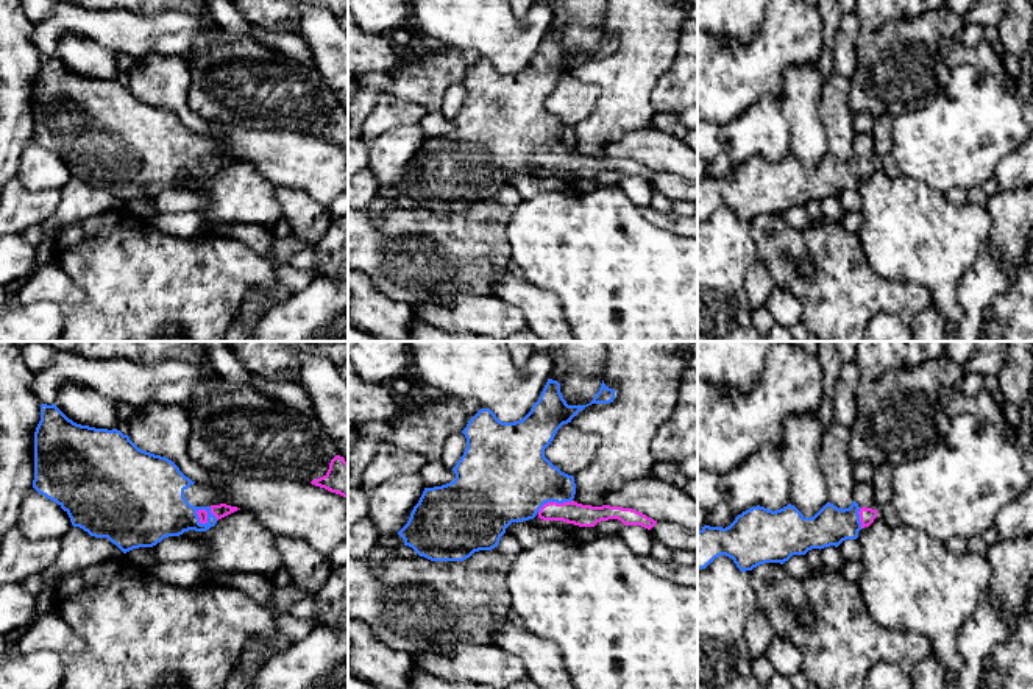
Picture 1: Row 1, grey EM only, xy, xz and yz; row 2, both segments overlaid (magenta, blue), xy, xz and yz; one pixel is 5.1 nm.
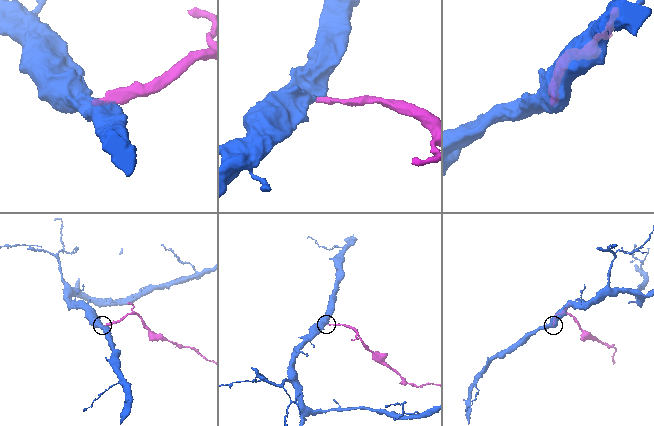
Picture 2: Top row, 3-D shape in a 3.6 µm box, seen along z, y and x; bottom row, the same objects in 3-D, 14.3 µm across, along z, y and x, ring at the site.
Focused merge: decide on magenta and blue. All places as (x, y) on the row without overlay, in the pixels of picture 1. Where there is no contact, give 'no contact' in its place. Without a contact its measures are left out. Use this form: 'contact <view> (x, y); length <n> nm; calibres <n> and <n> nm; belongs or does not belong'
contact xz (554, 153); length 200 nm; calibres 110 and 420 nm; belongs

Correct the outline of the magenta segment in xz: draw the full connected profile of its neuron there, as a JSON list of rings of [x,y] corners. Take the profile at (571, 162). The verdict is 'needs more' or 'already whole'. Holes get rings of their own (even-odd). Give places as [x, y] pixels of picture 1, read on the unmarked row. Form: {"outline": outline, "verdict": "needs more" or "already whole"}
{"outline": [[[548,30],[540,50],[520,72],[502,73],[490,59],[481,59],[462,81],[467,100],[453,118],[456,129],[446,136],[424,139],[407,175],[398,182],[404,196],[431,212],[463,212],[474,203],[492,201],[512,173],[538,167],[543,171],[563,171],[579,178],[595,178],[601,171],[618,170],[624,176],[641,176],[651,181],[657,171],[623,157],[591,157],[574,153],[574,128],[562,123],[546,108],[545,100],[557,81],[591,55],[610,55],[615,41],[604,31],[587,56],[568,56],[560,34]]], "verdict": "needs more"}

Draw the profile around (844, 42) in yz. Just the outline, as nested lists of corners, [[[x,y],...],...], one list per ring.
[[[844,12],[833,37],[833,69],[850,78],[857,69],[857,41],[864,31],[863,22],[857,12]]]

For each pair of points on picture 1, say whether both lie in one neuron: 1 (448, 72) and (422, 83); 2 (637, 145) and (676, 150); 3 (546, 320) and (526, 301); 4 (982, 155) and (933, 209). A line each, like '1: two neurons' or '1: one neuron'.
1: one neuron
2: one neuron
3: one neuron
4: two neurons

